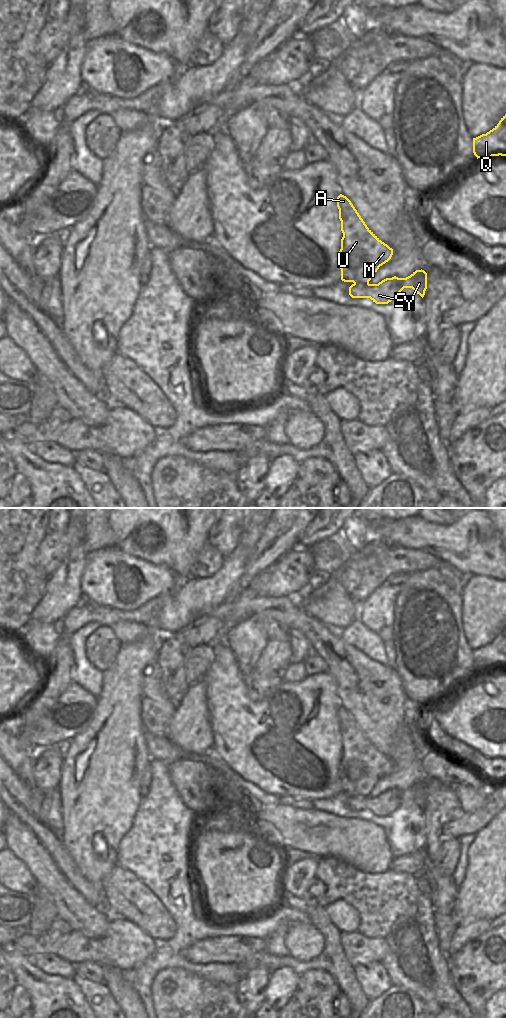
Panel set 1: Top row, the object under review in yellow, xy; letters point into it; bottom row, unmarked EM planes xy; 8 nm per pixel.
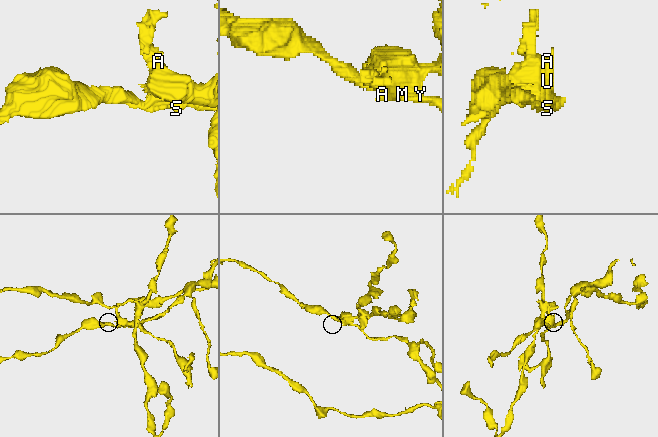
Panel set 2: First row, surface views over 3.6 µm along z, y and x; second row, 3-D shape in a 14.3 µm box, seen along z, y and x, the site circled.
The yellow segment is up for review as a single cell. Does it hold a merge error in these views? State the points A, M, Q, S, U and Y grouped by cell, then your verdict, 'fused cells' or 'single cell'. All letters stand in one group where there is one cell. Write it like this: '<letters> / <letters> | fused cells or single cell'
A M U / Q S Y | fused cells

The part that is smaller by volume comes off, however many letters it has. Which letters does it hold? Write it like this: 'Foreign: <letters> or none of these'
Foreign: A, M, U

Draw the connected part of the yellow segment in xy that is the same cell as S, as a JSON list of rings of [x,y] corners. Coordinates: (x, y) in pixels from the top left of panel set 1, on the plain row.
[[[416,782],[406,790],[386,790],[378,796],[352,796],[349,807],[352,810],[370,810],[376,816],[388,816],[394,812],[404,800],[412,800],[422,810],[427,801],[427,785]]]

